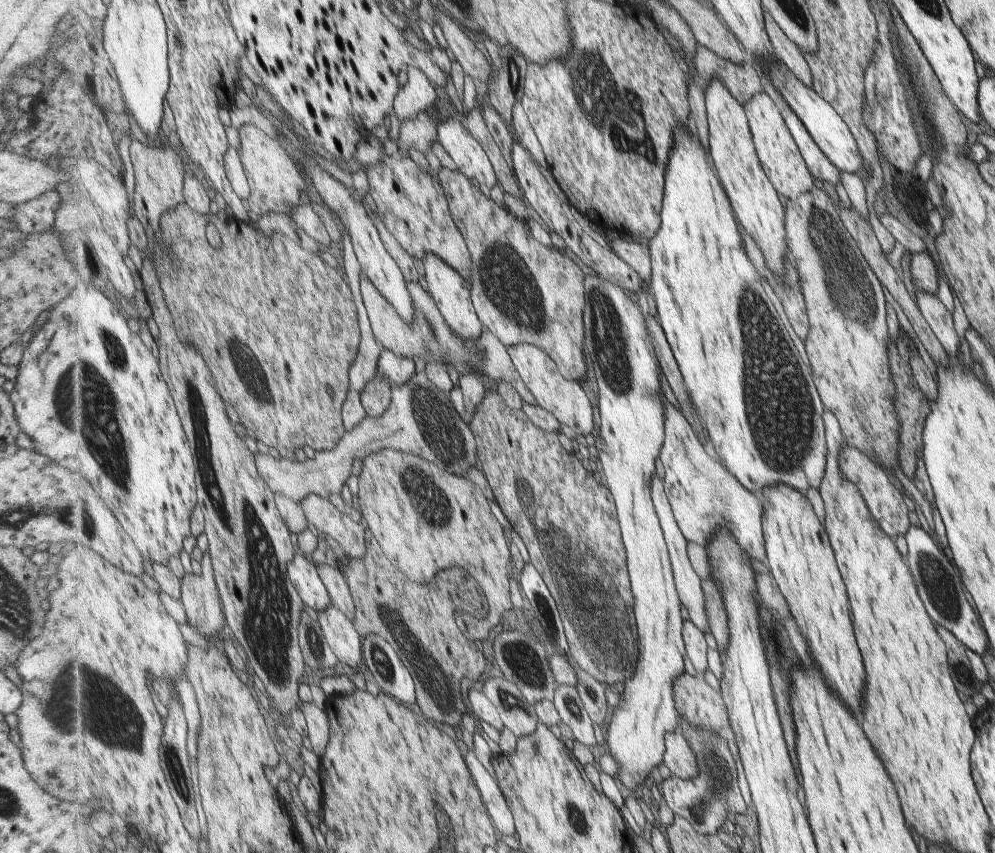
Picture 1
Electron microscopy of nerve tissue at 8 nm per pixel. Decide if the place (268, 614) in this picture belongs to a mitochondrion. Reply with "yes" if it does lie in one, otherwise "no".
yes

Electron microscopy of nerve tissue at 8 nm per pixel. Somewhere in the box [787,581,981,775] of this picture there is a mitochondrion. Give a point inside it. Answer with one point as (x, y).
(961, 669)

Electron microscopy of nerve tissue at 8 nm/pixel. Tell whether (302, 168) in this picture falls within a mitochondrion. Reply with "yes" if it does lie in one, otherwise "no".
no

